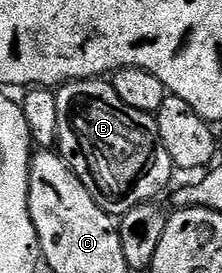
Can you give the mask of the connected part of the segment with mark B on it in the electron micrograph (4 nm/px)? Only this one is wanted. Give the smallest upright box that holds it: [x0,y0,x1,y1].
[56,78,174,218]

